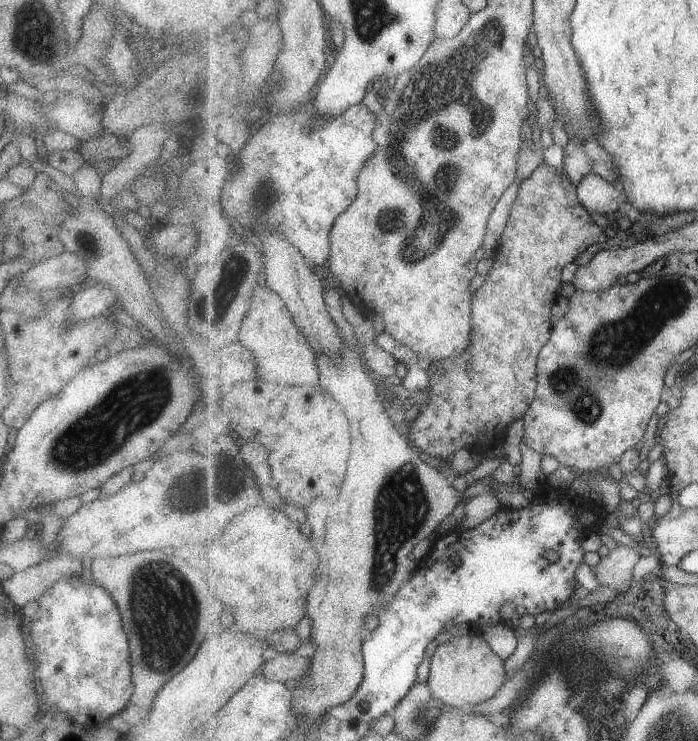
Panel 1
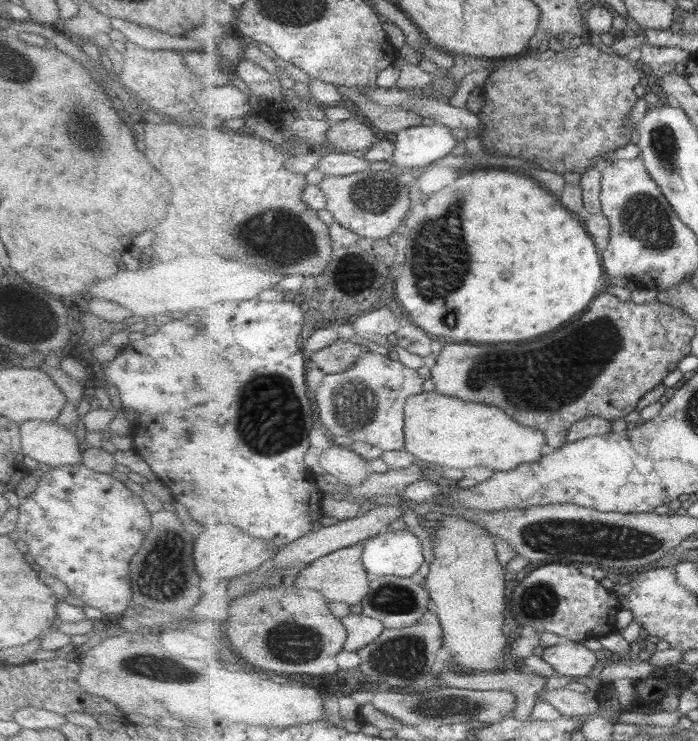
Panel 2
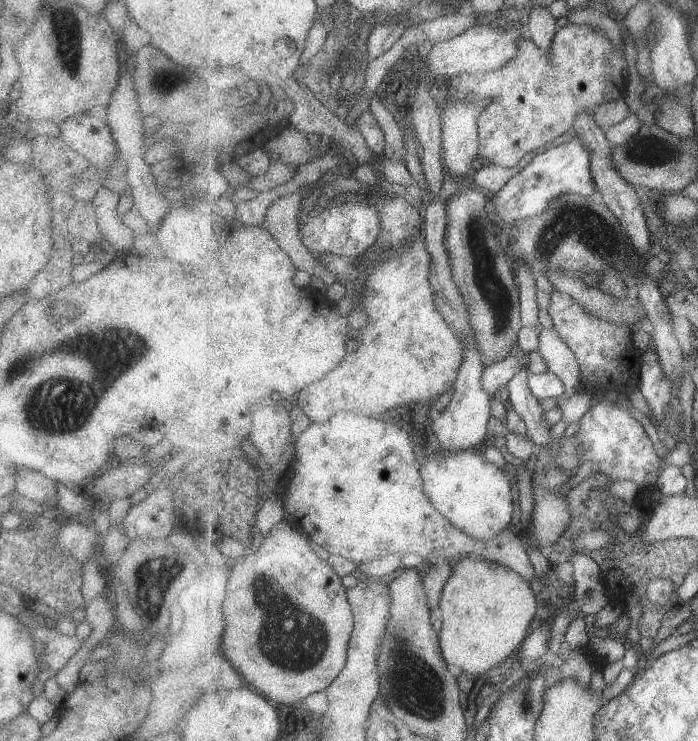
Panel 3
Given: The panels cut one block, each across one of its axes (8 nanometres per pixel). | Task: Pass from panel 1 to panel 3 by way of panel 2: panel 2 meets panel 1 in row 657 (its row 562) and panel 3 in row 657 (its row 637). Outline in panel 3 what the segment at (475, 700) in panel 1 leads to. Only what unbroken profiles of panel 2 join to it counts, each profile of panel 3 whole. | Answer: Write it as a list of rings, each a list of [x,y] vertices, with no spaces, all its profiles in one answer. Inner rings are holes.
[[[475,556],[458,557],[453,566],[453,574],[447,580],[441,596],[442,629],[440,642],[443,656],[448,664],[454,664],[467,674],[481,674],[495,668],[501,660],[507,659],[513,650],[517,650],[527,638],[529,626],[537,614],[537,598],[531,589],[529,581],[525,580],[512,568],[493,562],[487,558],[476,559]]]

